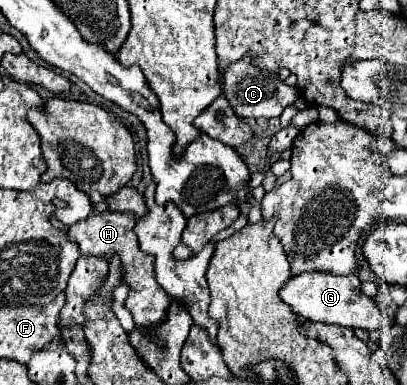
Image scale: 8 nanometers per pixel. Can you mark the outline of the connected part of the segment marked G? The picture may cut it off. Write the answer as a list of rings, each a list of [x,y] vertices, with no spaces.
[[[308,271],[304,275],[294,275],[280,289],[280,299],[286,301],[286,305],[306,321],[320,321],[350,329],[373,331],[379,329],[386,319],[373,299],[360,291],[360,279],[354,273],[332,275],[328,271]]]

